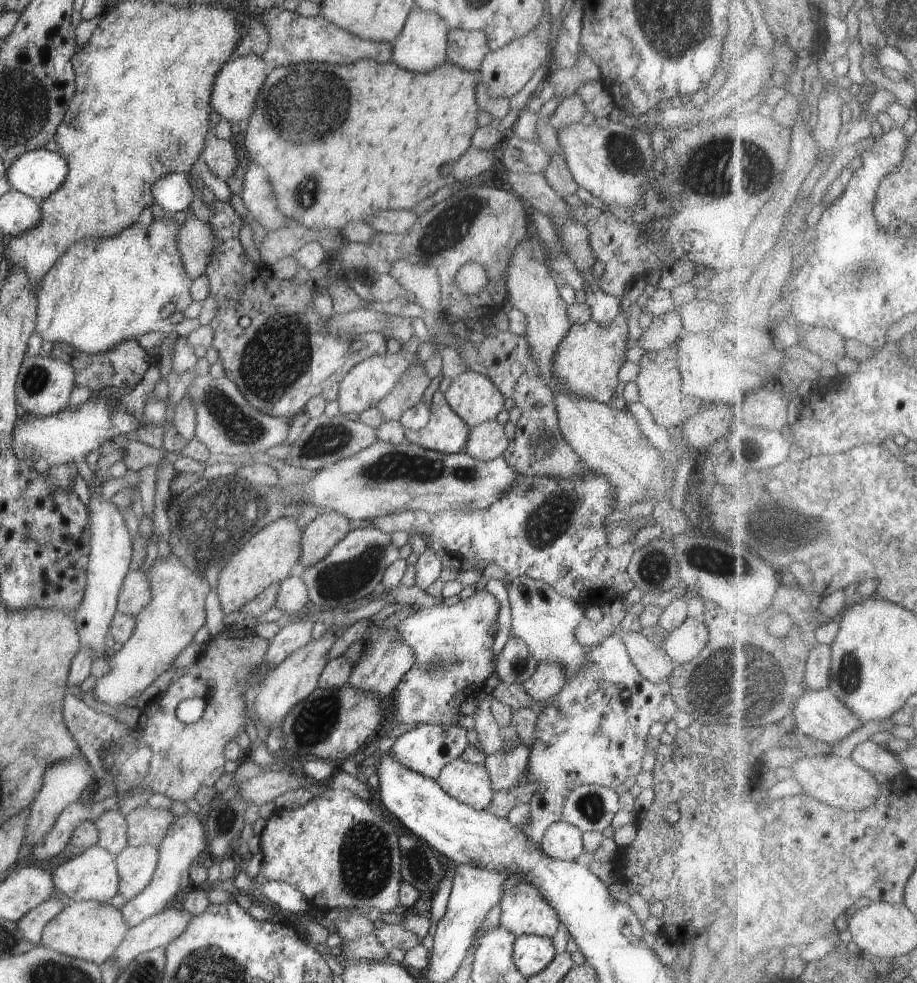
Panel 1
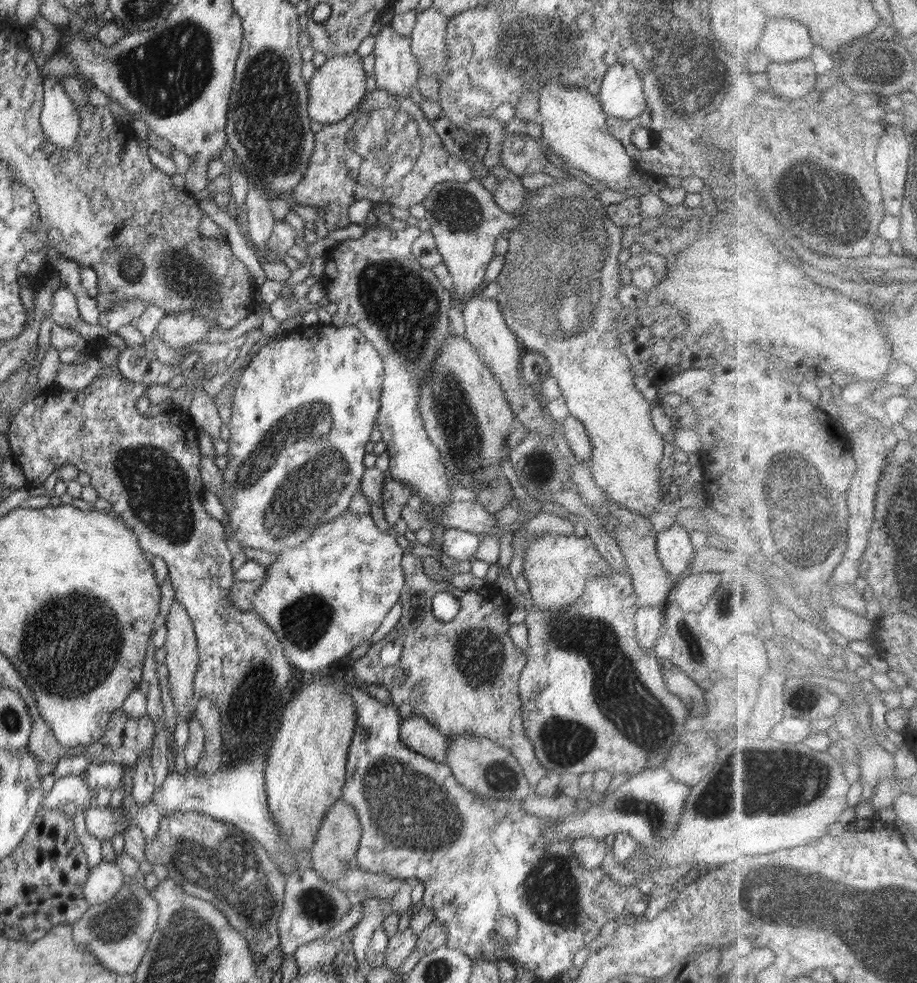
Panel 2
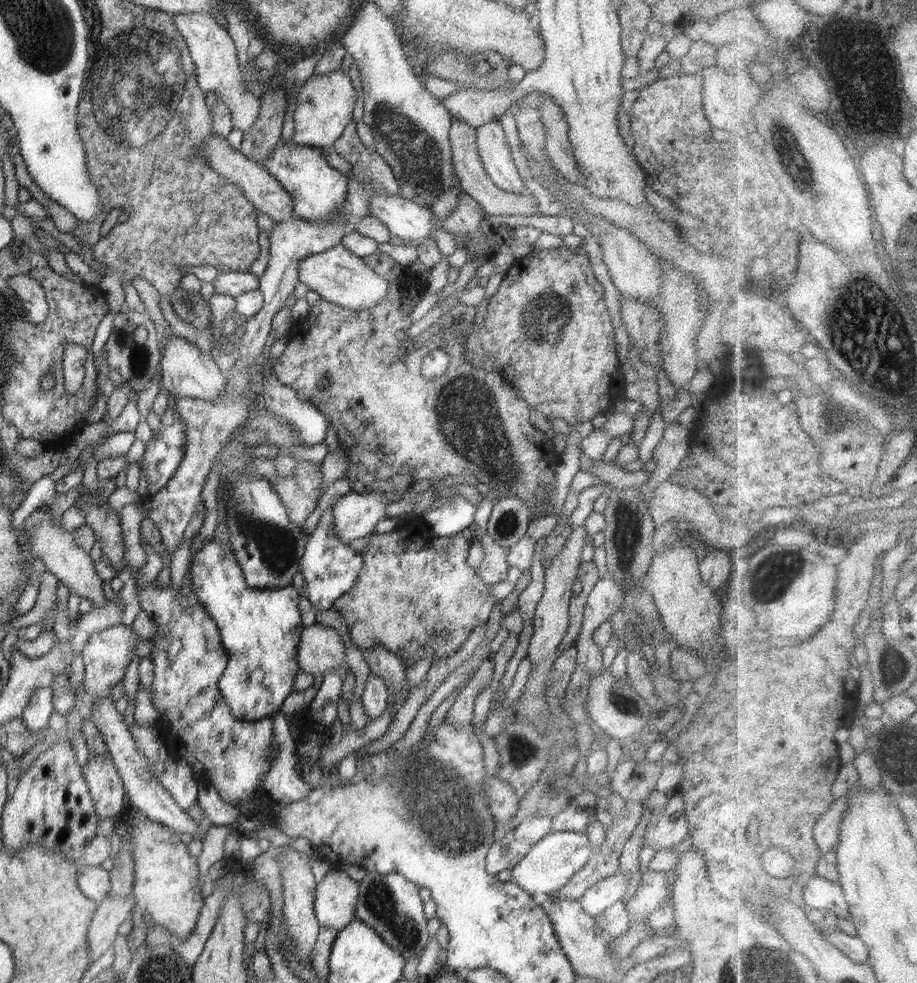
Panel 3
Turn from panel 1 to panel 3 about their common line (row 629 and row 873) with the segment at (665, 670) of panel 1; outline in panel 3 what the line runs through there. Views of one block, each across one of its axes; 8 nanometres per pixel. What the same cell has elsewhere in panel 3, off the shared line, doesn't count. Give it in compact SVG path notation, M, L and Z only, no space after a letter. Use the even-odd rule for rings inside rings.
M618 871L614 876L592 886L581 896L580 904L590 916L595 917L618 900L623 900L627 889L627 877Z

